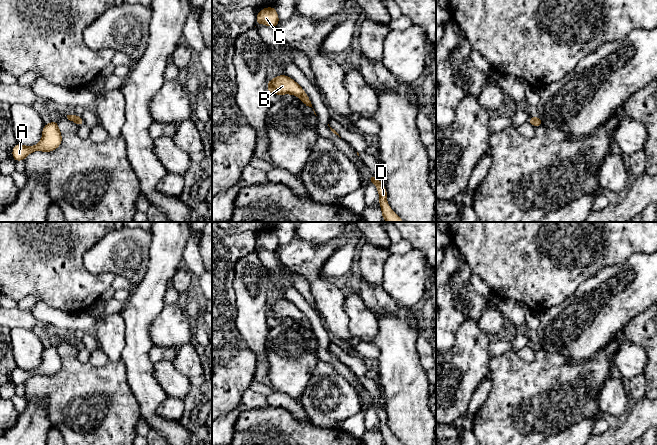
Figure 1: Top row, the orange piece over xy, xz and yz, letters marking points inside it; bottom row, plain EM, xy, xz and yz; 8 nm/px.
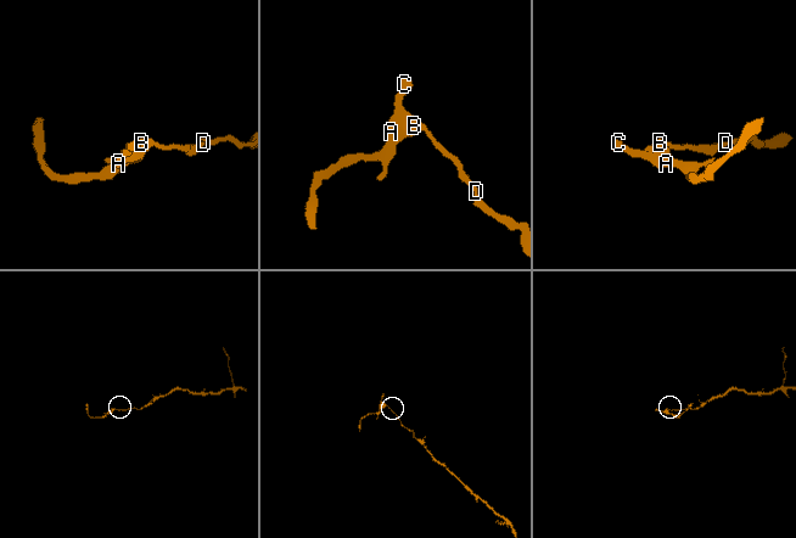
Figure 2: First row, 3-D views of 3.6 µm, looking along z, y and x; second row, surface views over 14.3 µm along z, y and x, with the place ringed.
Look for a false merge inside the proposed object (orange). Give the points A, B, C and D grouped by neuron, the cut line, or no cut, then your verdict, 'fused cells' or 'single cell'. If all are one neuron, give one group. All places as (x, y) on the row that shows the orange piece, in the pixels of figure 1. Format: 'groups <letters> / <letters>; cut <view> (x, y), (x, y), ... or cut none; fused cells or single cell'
groups A B C D; cut none; single cell

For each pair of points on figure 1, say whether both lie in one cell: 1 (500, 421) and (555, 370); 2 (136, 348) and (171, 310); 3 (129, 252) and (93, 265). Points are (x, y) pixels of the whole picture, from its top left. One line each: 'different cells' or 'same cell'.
1: same cell
2: different cells
3: same cell

